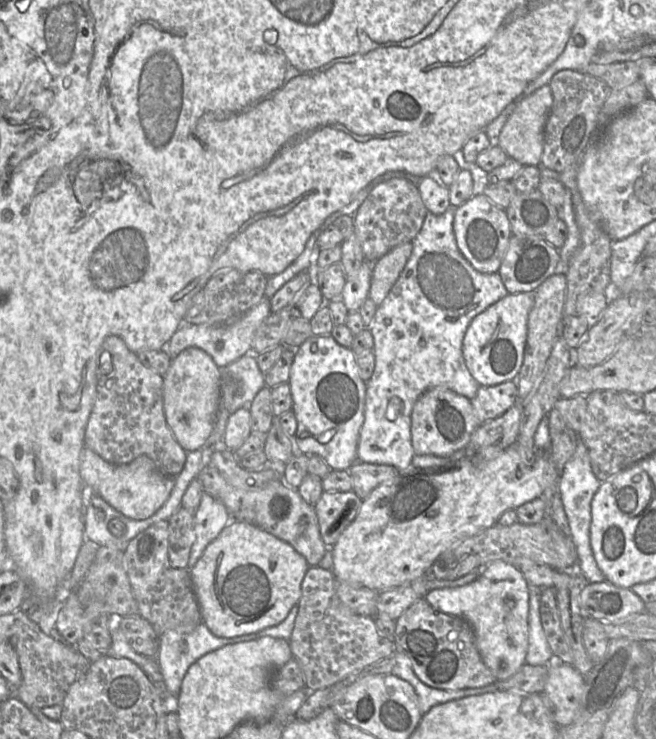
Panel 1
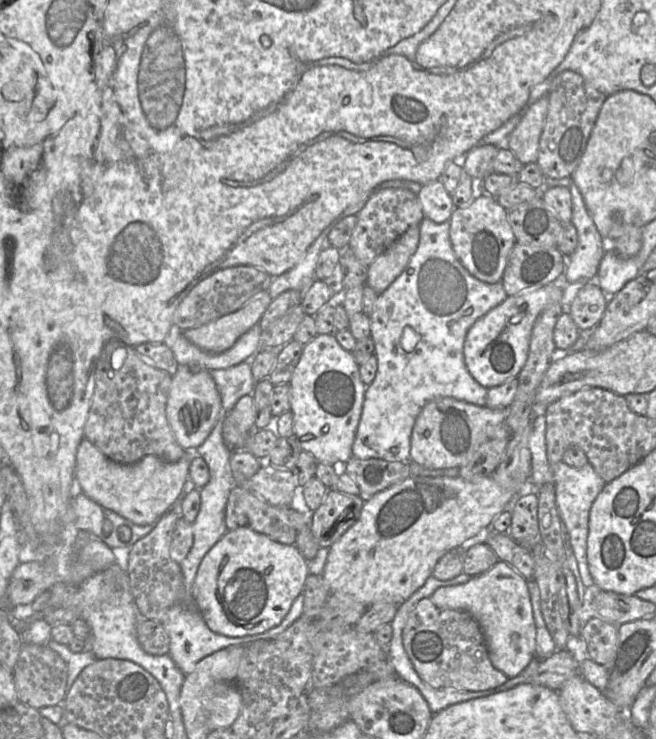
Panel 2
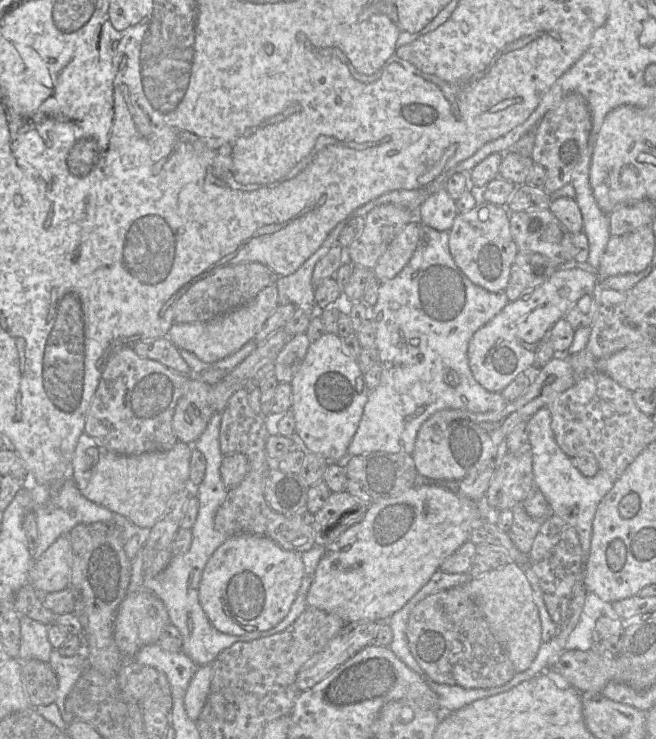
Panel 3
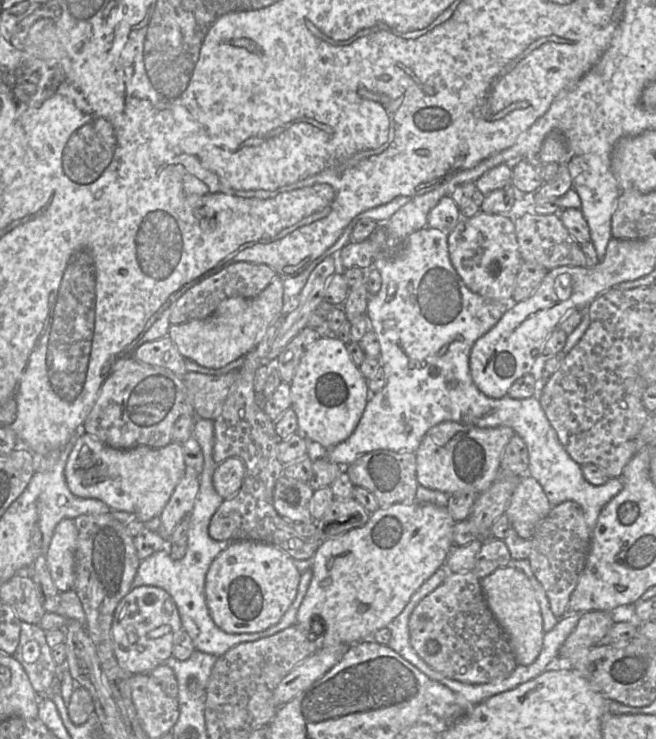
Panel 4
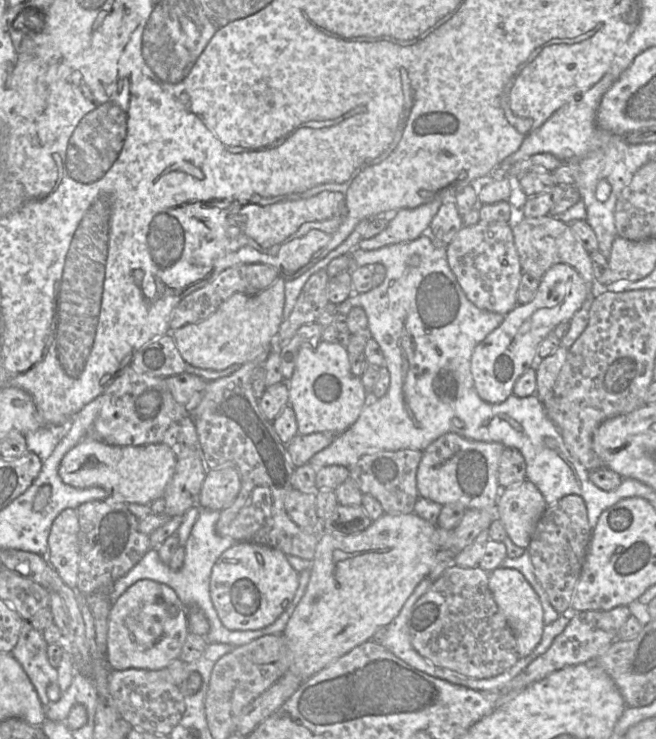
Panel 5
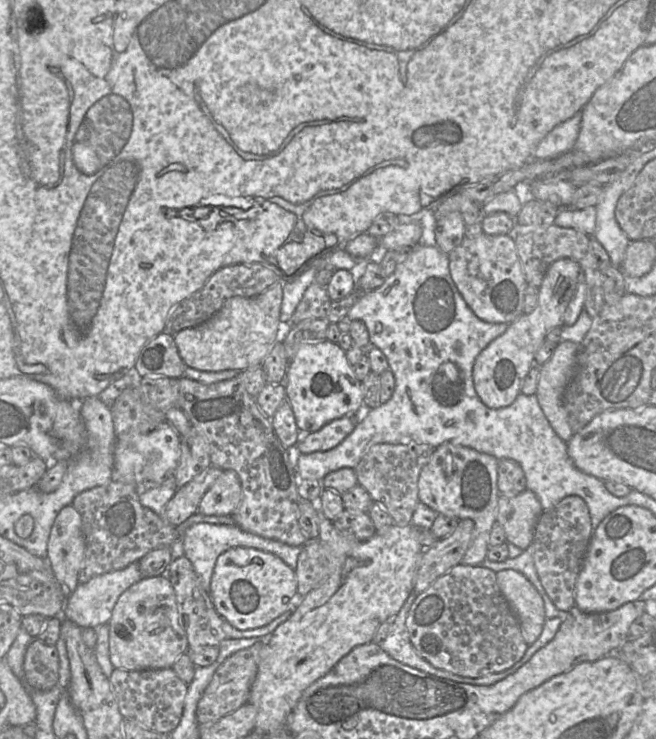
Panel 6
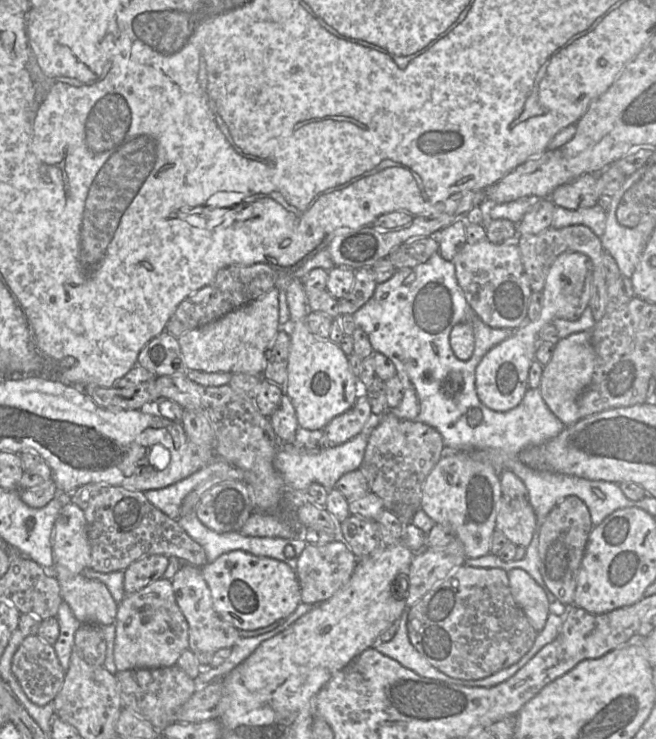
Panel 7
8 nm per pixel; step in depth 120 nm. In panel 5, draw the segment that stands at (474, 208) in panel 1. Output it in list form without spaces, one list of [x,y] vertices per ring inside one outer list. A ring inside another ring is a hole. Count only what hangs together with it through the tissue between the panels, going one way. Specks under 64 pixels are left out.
[[[480,220],[472,226],[462,226],[447,245],[447,260],[467,298],[479,309],[506,315],[517,304],[517,292],[523,274],[514,243],[513,229],[508,222]]]

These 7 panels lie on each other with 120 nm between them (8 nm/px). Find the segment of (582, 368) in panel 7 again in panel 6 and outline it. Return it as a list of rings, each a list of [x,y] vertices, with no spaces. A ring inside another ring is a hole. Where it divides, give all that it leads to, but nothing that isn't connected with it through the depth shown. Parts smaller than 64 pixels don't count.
[[[560,341],[551,357],[539,367],[536,397],[555,433],[565,442],[574,434],[563,406],[563,394],[576,372],[579,344]]]

